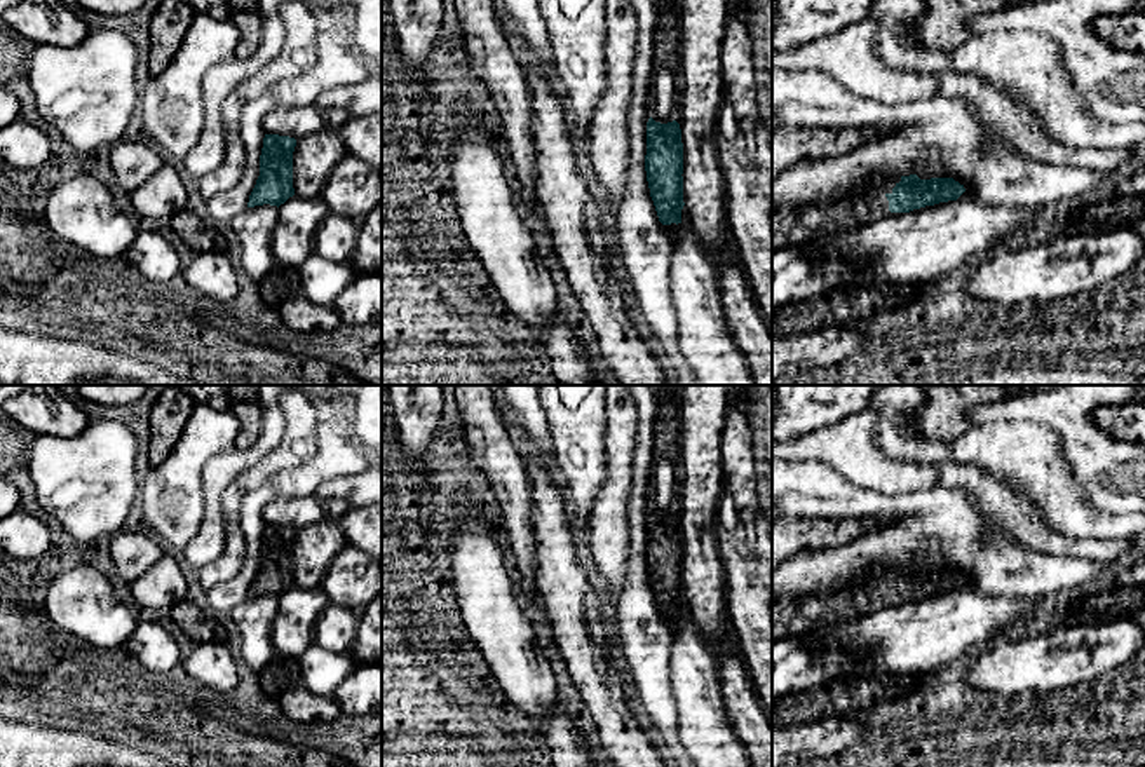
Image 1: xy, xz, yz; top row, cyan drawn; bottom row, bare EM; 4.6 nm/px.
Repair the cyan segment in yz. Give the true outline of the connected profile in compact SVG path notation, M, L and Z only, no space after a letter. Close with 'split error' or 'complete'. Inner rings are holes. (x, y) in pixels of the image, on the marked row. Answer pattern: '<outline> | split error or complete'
M901 176L891 193L873 193L863 199L844 197L803 207L772 209L772 251L805 246L817 237L852 230L878 221L891 213L910 213L925 206L957 200L965 192L953 178L920 180Z | split error

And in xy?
M265 134L260 155L260 176L249 195L247 207L281 206L295 195L293 152L296 139L279 134Z | complete

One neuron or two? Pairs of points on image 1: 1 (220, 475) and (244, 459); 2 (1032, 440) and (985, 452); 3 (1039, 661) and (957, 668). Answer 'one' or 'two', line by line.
1: one
2: one
3: two

